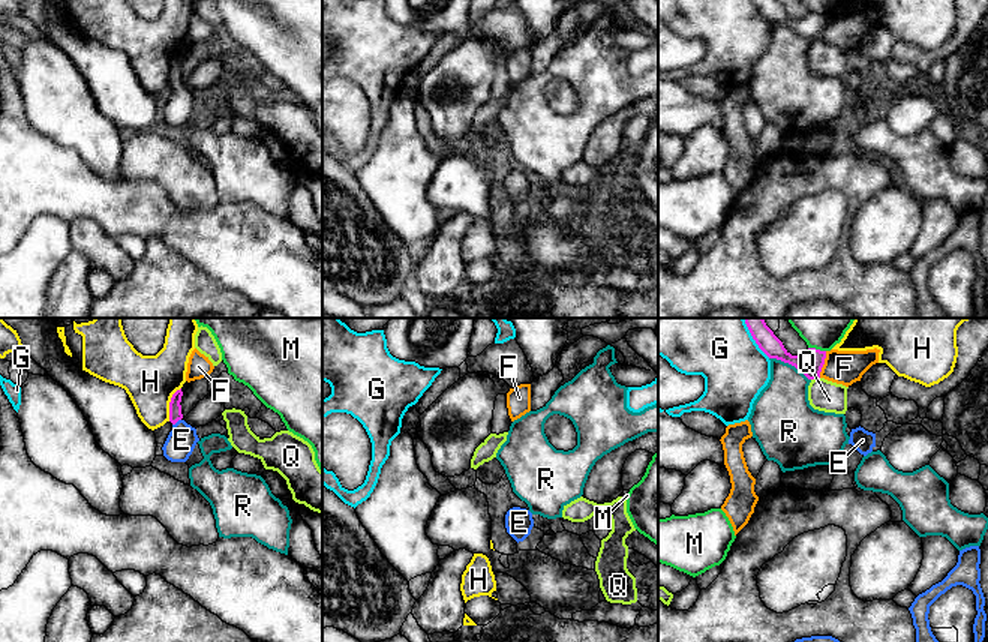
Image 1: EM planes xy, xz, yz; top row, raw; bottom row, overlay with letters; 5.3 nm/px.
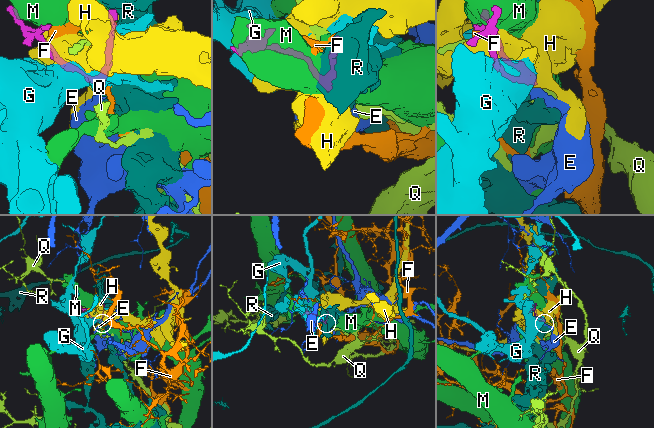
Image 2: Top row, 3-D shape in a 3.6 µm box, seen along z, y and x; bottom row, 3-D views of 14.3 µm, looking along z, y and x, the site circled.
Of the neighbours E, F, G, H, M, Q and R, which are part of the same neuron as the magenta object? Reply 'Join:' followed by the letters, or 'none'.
Join: E

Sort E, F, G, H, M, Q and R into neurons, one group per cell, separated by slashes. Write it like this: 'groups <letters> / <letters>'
groups E / F / G / H / M / Q / R

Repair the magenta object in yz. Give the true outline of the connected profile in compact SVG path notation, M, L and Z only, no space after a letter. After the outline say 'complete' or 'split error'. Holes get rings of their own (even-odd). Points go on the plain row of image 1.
M753 0L753 3L769 22L795 30L808 44L820 42L826 15L808 12L802 20L792 20L777 0Z; complete

